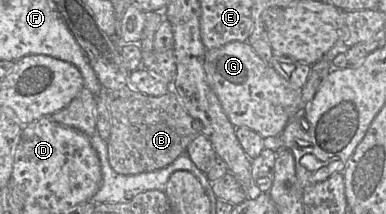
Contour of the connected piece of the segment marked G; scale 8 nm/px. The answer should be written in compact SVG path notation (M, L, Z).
M233 41L218 49L207 50L204 68L223 111L236 128L249 128L264 139L277 137L298 111L300 89L292 87L247 41Z

